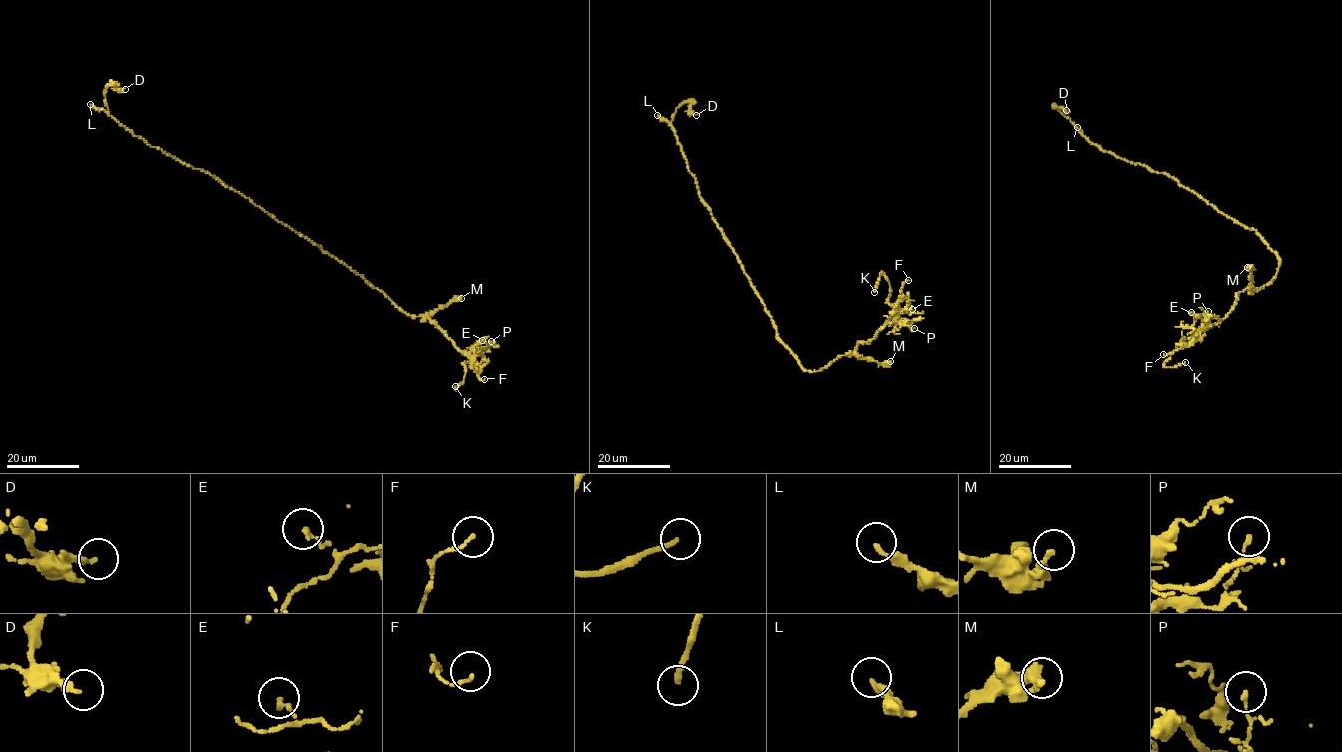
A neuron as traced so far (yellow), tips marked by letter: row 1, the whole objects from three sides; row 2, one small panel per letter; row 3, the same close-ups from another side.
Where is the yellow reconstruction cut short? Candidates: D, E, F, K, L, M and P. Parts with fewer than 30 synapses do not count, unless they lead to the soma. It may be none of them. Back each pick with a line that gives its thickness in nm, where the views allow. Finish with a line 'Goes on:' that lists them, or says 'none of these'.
K: calibre 180 nm
Goes on: K

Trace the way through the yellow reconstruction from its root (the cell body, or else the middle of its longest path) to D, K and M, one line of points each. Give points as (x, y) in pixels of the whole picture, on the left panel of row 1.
D: (302, 236), (211, 175), (152, 147), (120, 124), (110, 114), (104, 92), (113, 84), (125, 89)
K: (302, 236), (406, 313), (426, 314), (469, 356), (472, 365), (463, 363), (462, 382), (455, 386)
M: (302, 236), (340, 260), (414, 317), (442, 308), (461, 298)

